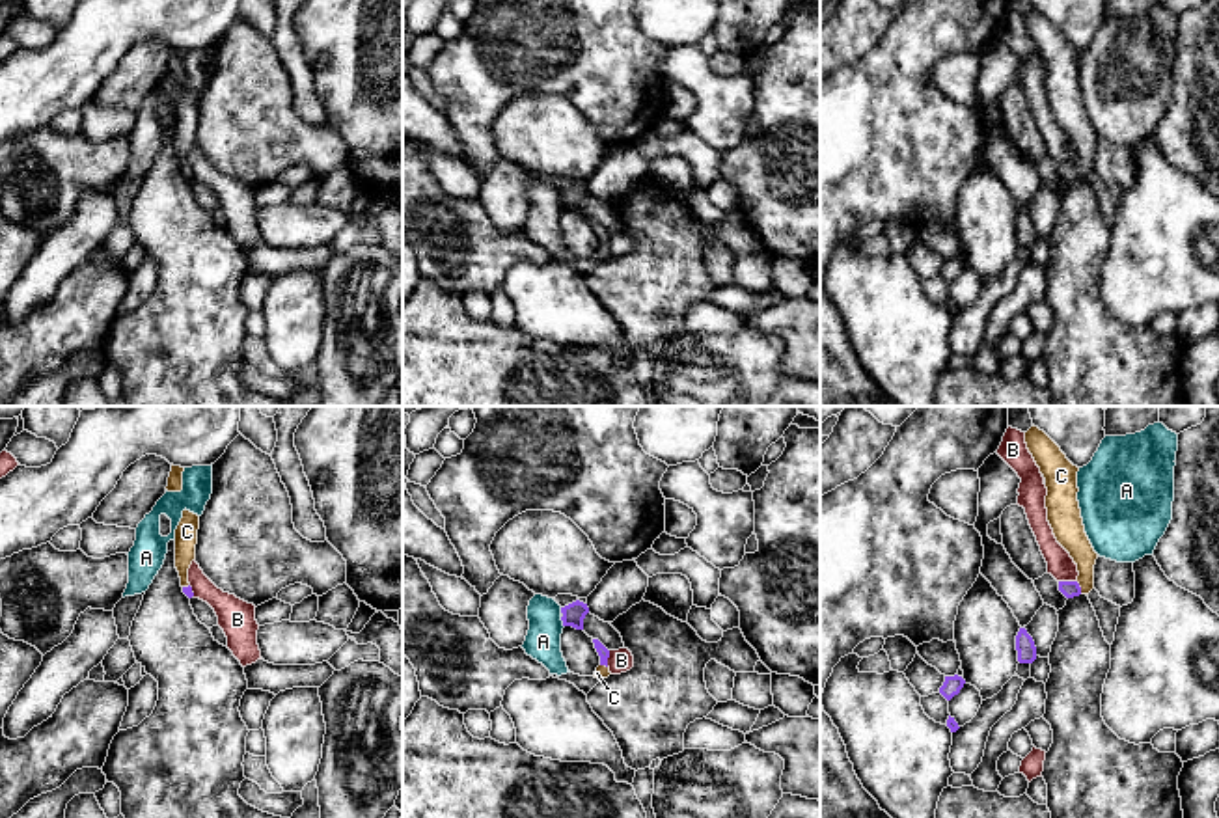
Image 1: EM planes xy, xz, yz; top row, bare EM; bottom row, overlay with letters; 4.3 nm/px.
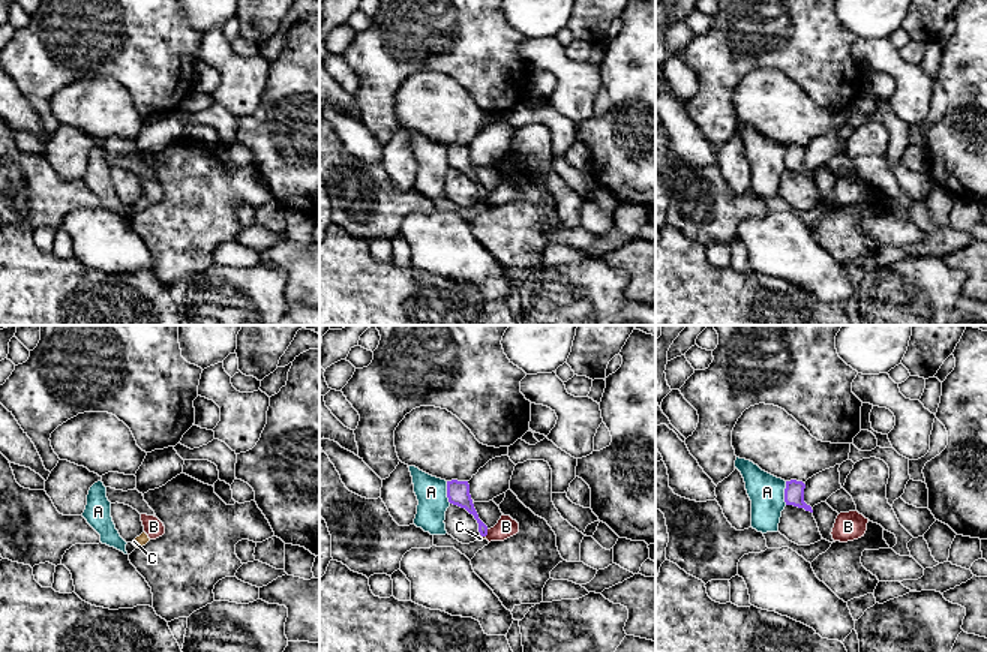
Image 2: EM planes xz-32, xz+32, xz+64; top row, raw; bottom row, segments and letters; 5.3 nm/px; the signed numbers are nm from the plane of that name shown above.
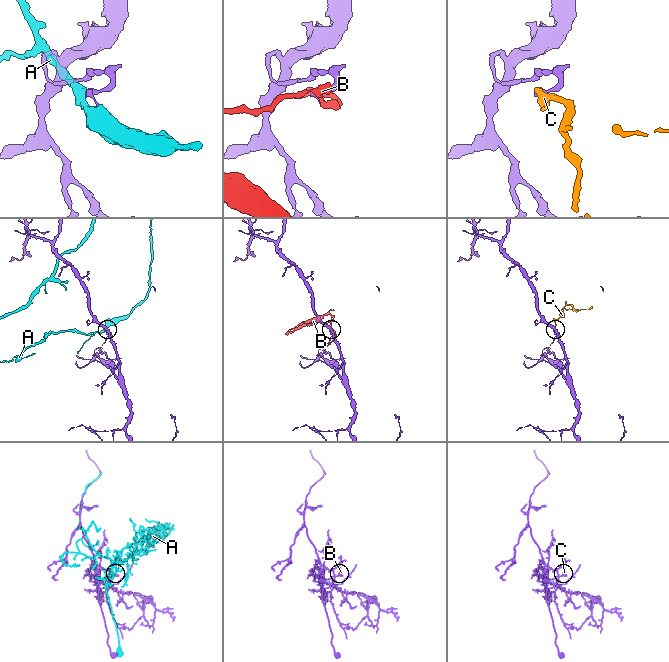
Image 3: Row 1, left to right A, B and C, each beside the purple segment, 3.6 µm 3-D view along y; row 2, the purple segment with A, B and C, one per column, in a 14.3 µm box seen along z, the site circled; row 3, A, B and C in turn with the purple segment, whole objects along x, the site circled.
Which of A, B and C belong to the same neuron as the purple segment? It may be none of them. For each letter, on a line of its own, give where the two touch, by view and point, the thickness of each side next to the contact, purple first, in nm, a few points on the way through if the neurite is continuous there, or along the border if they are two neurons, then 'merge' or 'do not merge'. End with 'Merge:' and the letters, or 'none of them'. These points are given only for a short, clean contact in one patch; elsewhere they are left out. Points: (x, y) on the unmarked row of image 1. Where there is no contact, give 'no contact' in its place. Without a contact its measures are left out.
A: meets purple in xz at (563, 205); 100 nm thick on the purple side, 160 nm on the other; border along xz (560, 200), (563, 209); do not merge
B: meets purple in yz at (1068, 164); 70 nm thick on the purple side, 110 nm on the other; border along yz (1059, 163), (1076, 164); do not merge
C: meets purple in yz at (1080, 170); 70 nm thick on the purple side, 130 nm on the other; runs through yz (1070, 172), (1080, 170), (1085, 140), (1068, 114); merge
Merge: C

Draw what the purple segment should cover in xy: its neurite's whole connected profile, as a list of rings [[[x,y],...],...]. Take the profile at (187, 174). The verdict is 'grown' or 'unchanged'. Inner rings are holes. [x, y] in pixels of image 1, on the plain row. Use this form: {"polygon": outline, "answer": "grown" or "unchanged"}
{"polygon": [[[183,93],[183,101],[175,112],[175,151],[181,160],[183,175],[192,181],[192,170],[188,166],[188,151],[196,142],[196,127],[198,127],[198,112],[199,112],[199,99]]], "answer": "grown"}

